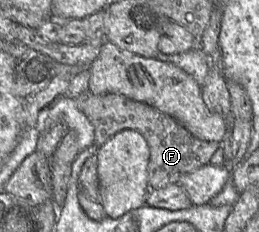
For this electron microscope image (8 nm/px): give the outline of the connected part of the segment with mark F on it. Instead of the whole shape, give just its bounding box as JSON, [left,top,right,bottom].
[75,90,220,189]

